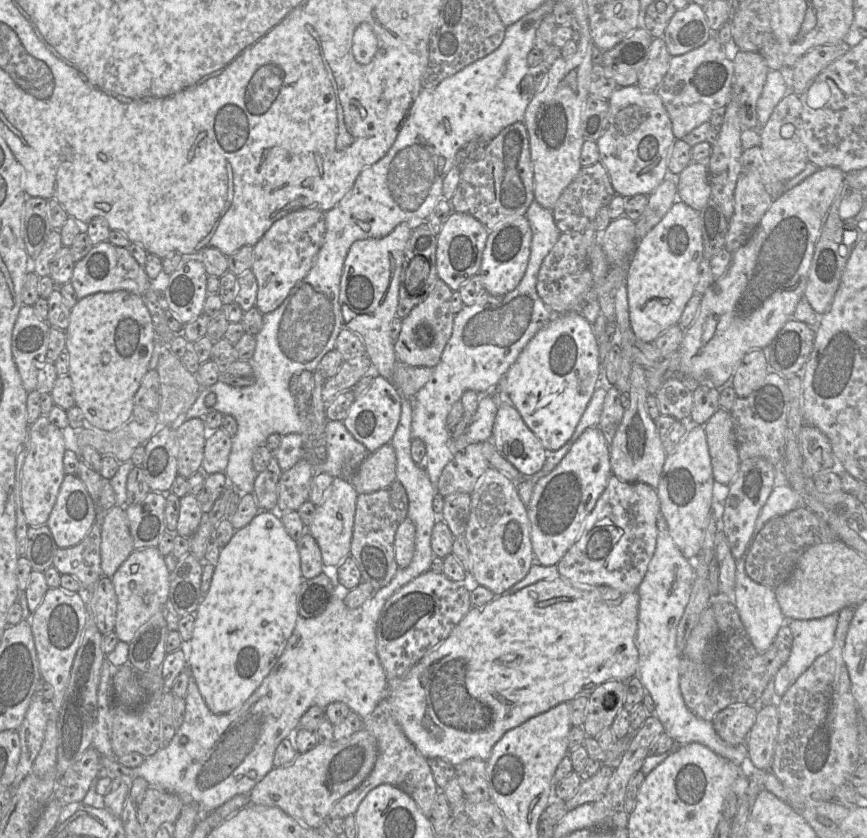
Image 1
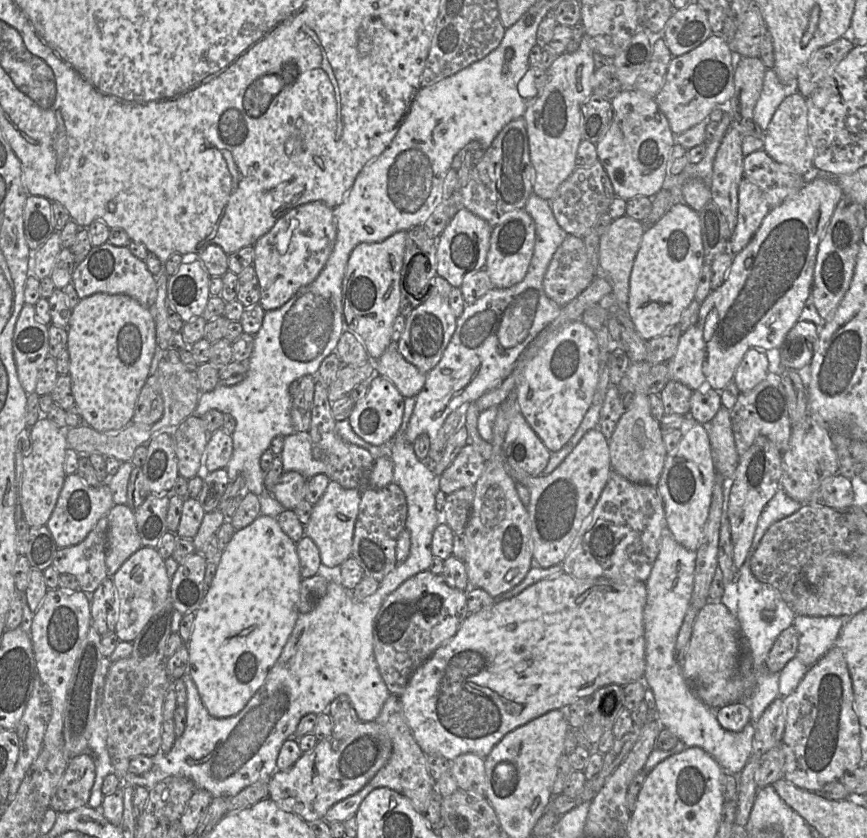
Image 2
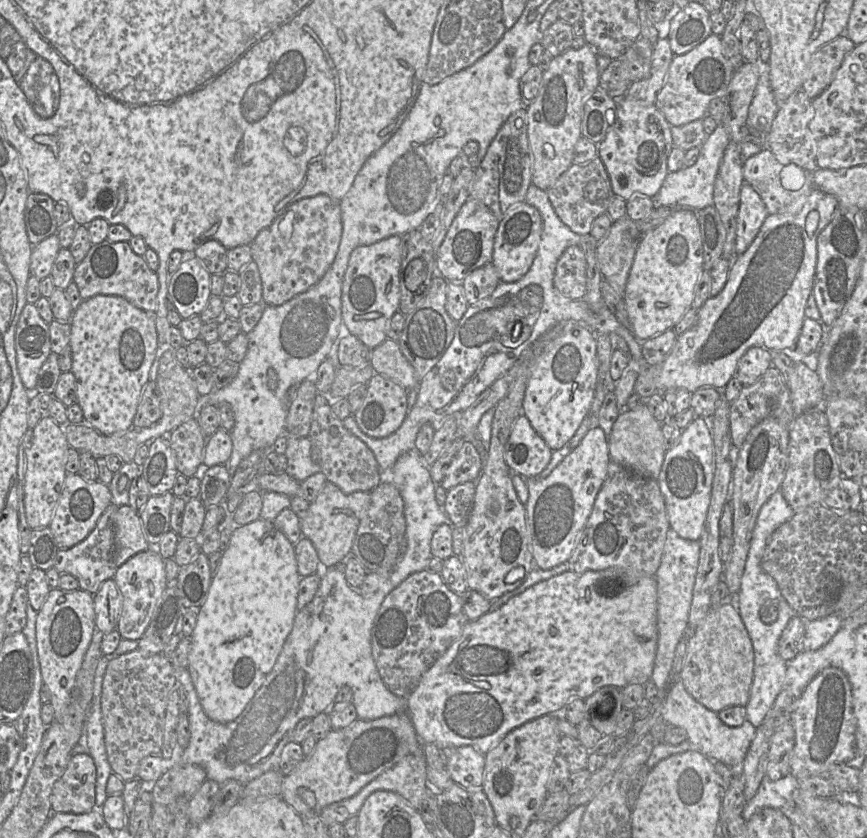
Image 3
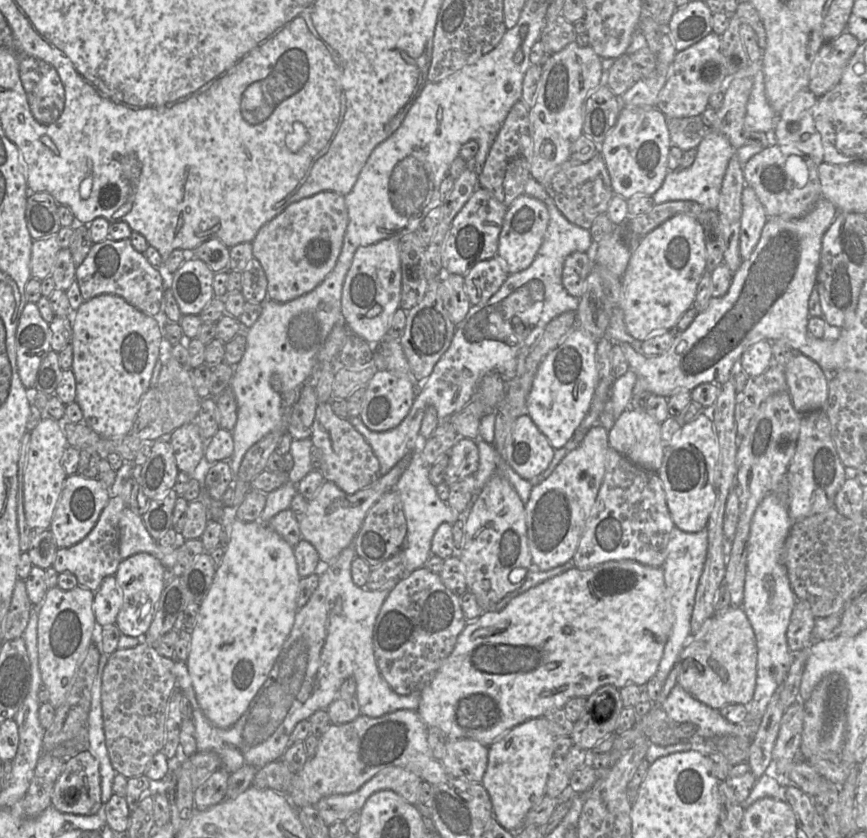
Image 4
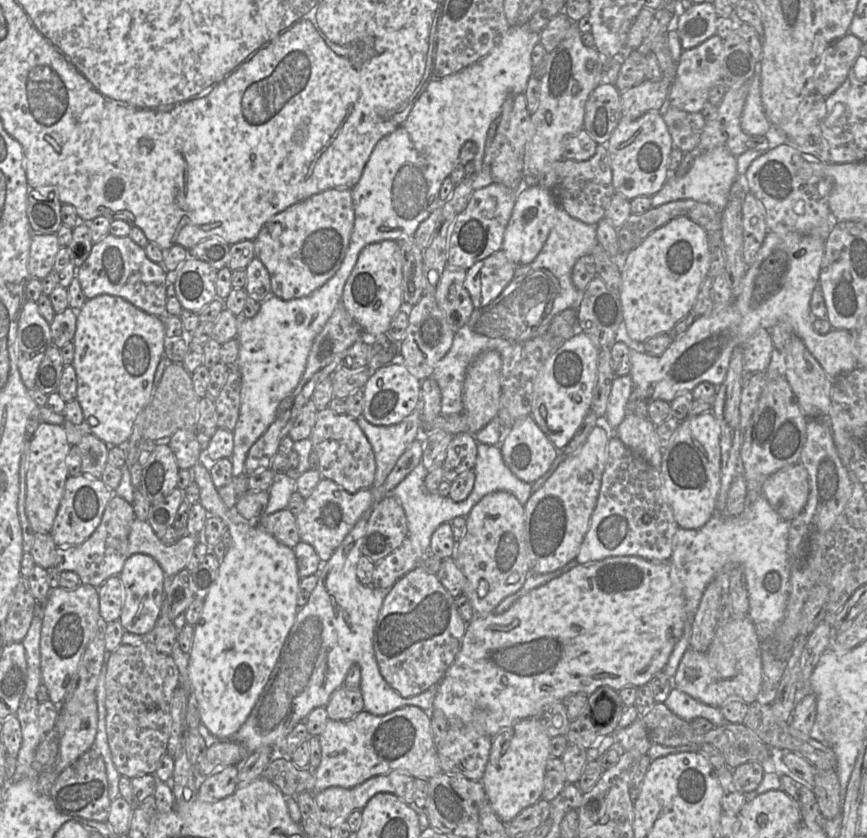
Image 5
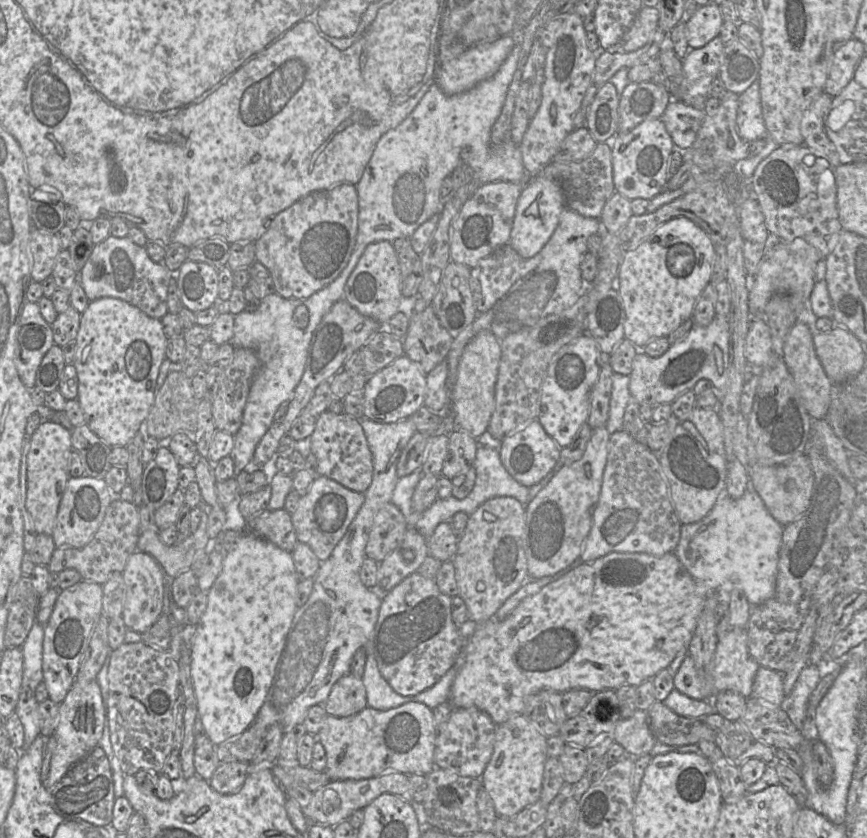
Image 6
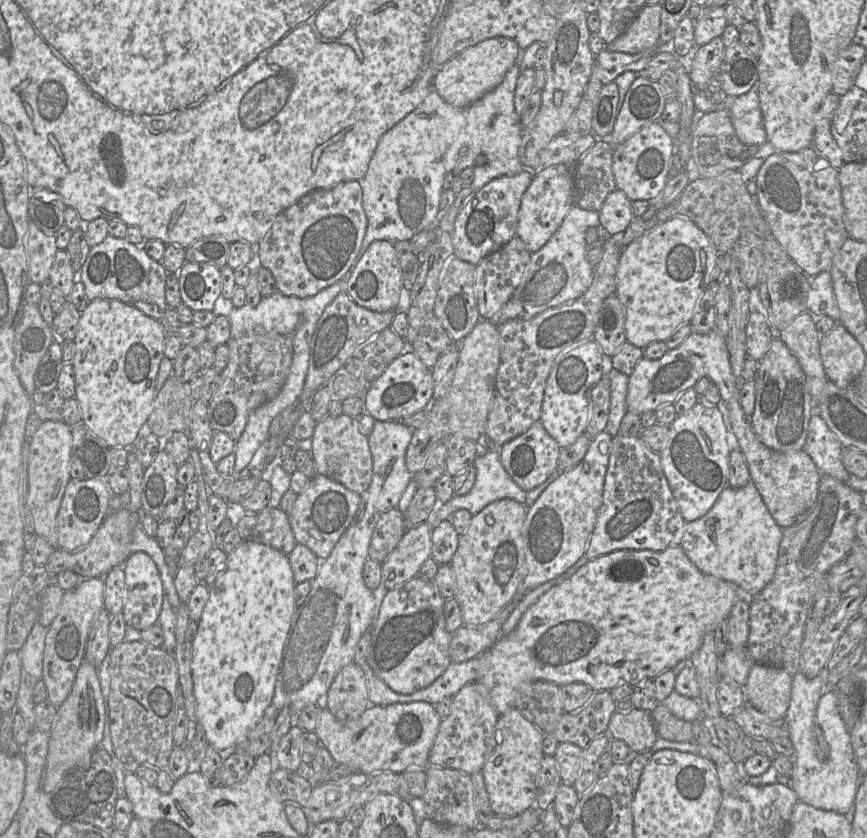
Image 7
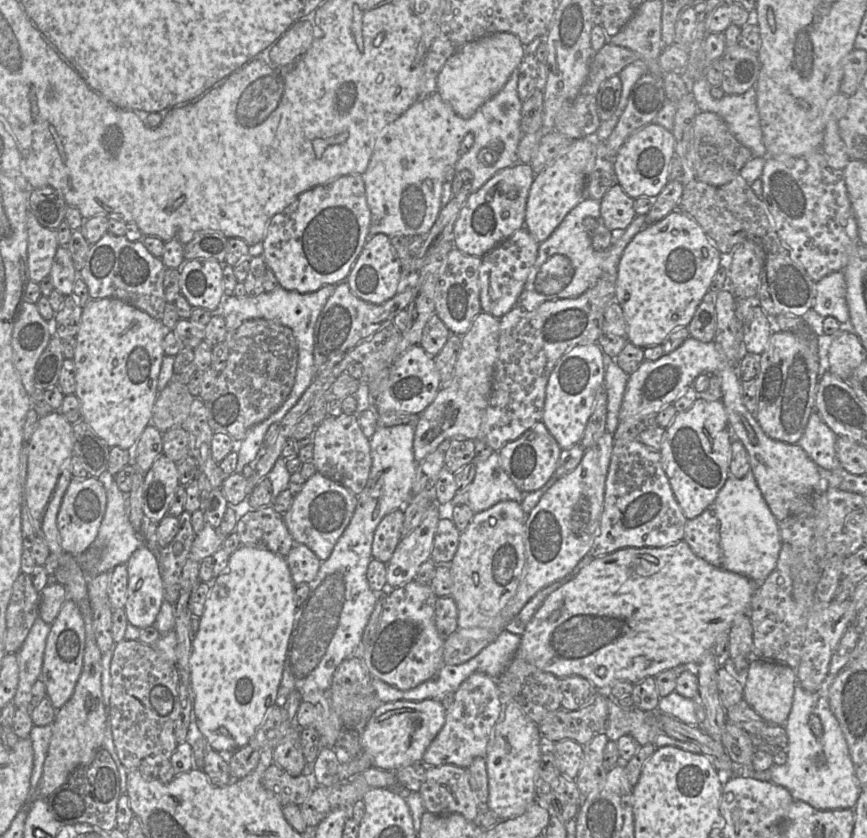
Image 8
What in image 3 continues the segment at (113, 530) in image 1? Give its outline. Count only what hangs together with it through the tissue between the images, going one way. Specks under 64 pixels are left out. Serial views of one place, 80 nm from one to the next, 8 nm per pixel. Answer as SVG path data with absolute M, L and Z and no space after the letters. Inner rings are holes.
M129 505L119 506L114 514L115 564L121 566L135 554L148 550L140 516Z

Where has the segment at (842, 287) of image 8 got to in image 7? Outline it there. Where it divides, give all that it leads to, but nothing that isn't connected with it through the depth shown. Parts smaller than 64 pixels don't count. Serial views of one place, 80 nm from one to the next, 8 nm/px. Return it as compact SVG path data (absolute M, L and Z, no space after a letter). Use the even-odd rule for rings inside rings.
M829 271L821 272L811 278L807 310L818 317L829 316L833 320L840 320L840 311Z

